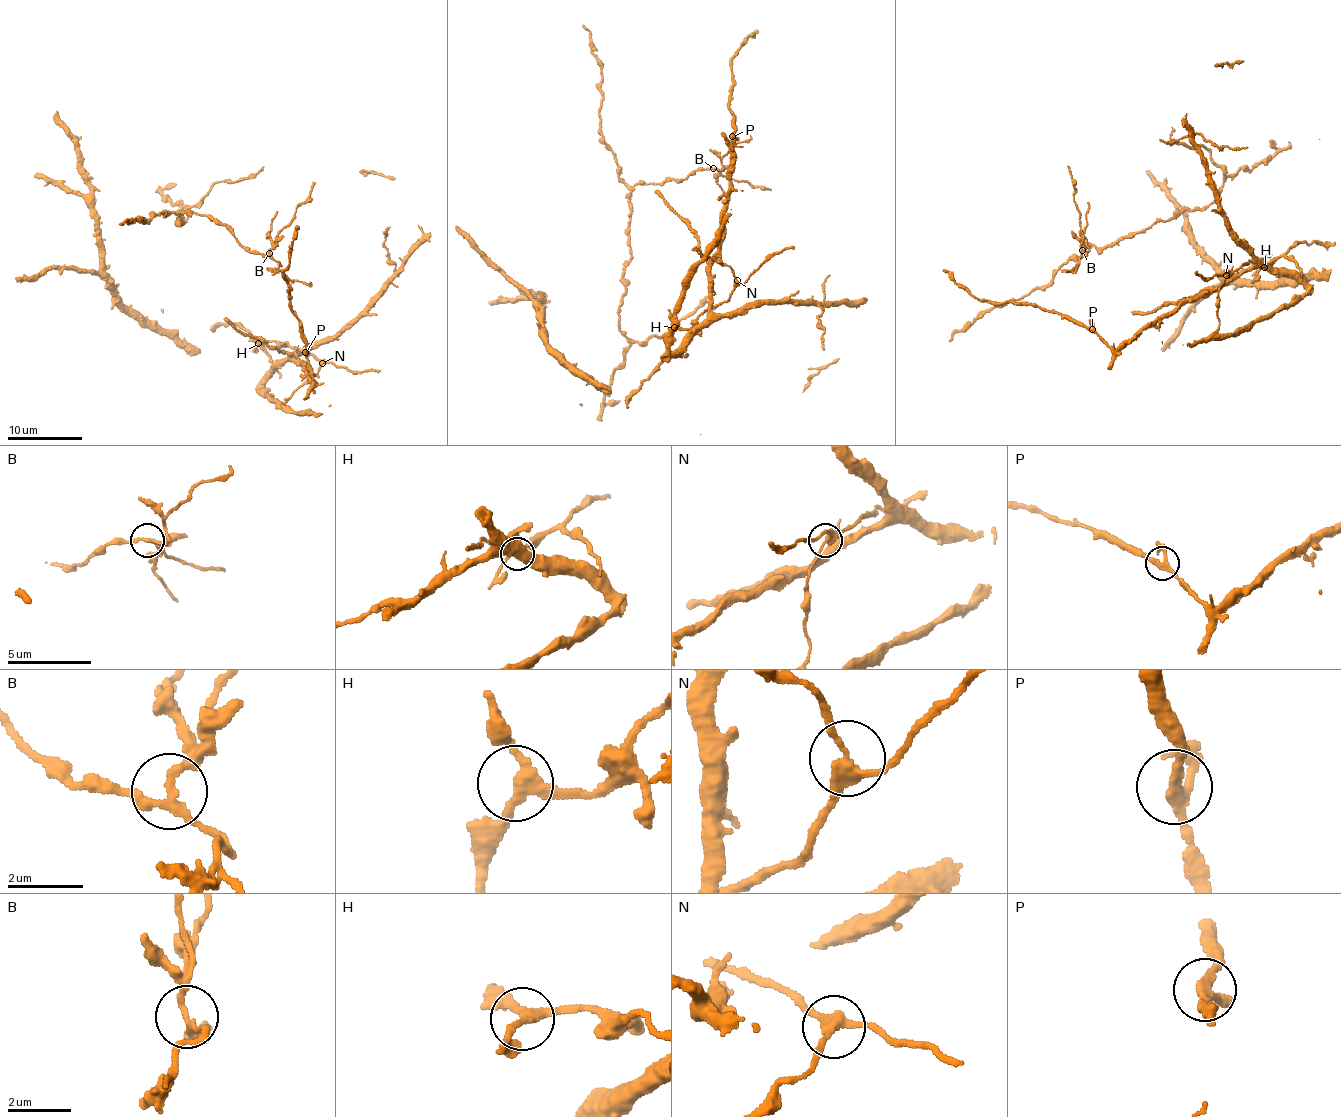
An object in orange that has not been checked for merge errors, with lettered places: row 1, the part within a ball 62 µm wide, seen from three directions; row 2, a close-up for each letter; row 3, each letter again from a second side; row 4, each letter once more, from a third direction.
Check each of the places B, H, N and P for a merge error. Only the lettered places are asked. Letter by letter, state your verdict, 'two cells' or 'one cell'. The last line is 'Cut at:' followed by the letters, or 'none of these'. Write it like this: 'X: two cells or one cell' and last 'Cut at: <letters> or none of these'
B: two cells
H: one cell
N: two cells
P: one cell
Cut at: B, N

